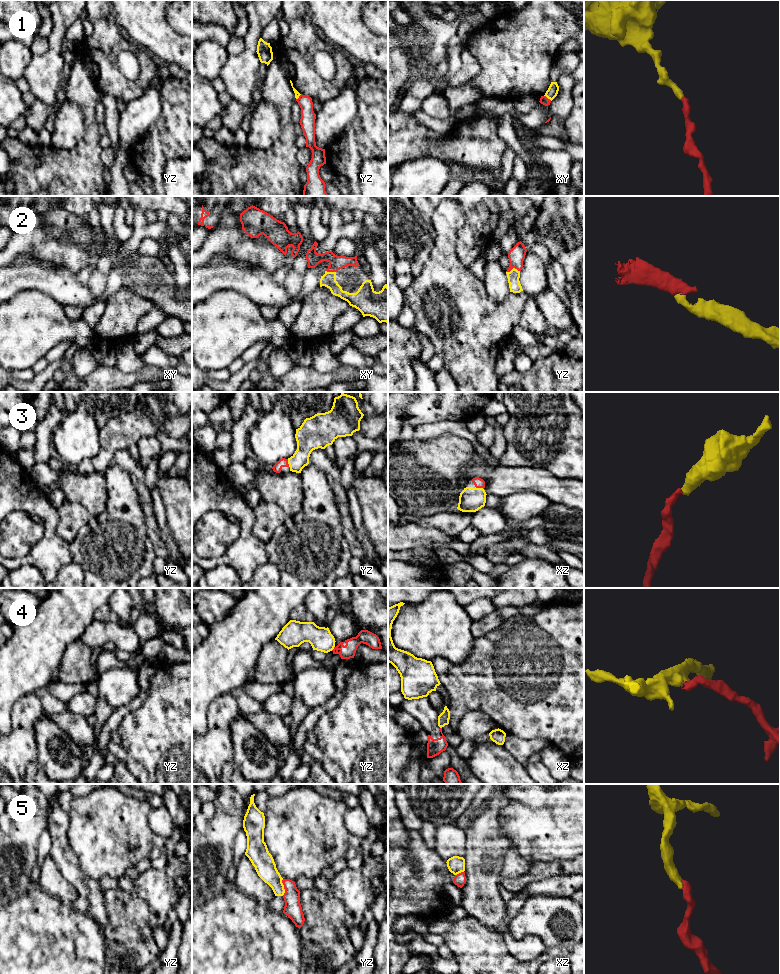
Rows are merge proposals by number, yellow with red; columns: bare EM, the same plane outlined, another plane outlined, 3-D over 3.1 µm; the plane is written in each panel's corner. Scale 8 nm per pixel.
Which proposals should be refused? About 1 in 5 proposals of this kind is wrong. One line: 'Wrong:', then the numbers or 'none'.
Wrong: 4

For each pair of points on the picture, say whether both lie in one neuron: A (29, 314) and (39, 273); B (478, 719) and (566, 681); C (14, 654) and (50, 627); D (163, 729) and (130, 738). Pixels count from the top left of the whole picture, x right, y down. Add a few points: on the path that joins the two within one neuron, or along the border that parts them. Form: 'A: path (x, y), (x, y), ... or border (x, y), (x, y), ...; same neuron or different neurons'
A: border (13, 296), (24, 290), (39, 290), (56, 301); different neurons
B: border (465, 713), (471, 710), (484, 712), (498, 727); different neurons
C: path (23, 654), (41, 636); same neuron
D: path (155, 736), (141, 736), (138, 738); same neuron

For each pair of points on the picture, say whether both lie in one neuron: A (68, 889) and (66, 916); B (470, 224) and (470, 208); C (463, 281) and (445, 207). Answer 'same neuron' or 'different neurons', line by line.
A: different neurons
B: same neuron
C: same neuron

